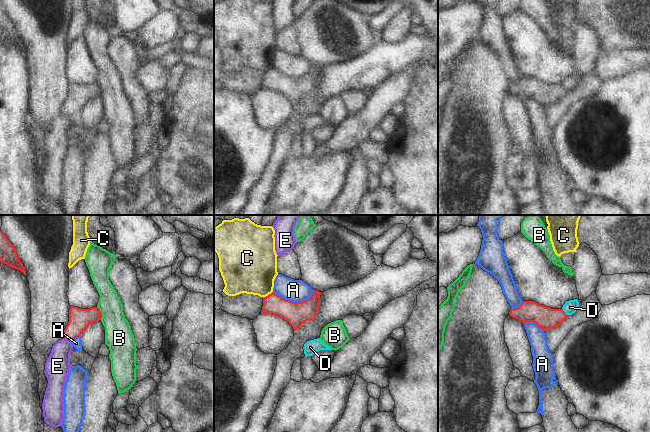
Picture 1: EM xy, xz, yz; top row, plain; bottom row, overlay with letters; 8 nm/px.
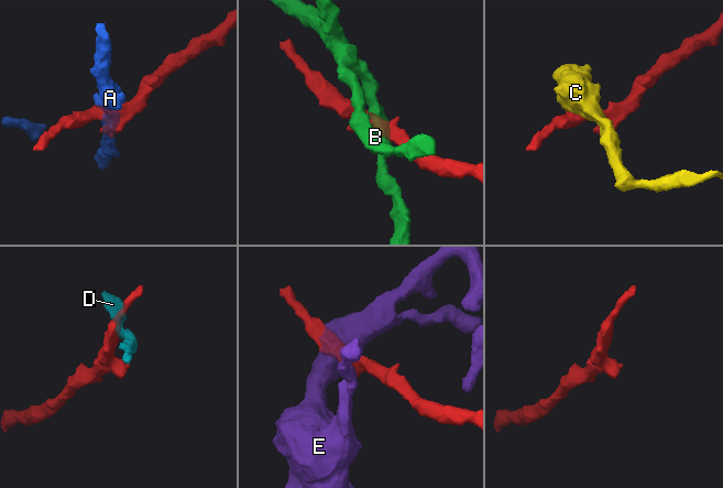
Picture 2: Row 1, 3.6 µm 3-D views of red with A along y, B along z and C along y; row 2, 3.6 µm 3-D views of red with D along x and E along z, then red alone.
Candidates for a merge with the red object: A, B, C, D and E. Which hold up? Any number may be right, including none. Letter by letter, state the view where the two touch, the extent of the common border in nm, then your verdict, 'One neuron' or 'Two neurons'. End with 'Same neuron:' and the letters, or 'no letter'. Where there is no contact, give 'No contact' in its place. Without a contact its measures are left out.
A: Touches red in xz. Shared border 340 nm. Two neurons
B: Touches red in xy. Shared border 120 nm. Two neurons
C: Touches red in xz. Shared border 90 nm. Two neurons
D: Touches red in yz. Shared border 70 nm. Two neurons
E: Touches red in xy. Shared border 70 nm. Two neurons
Same neuron: no letter

